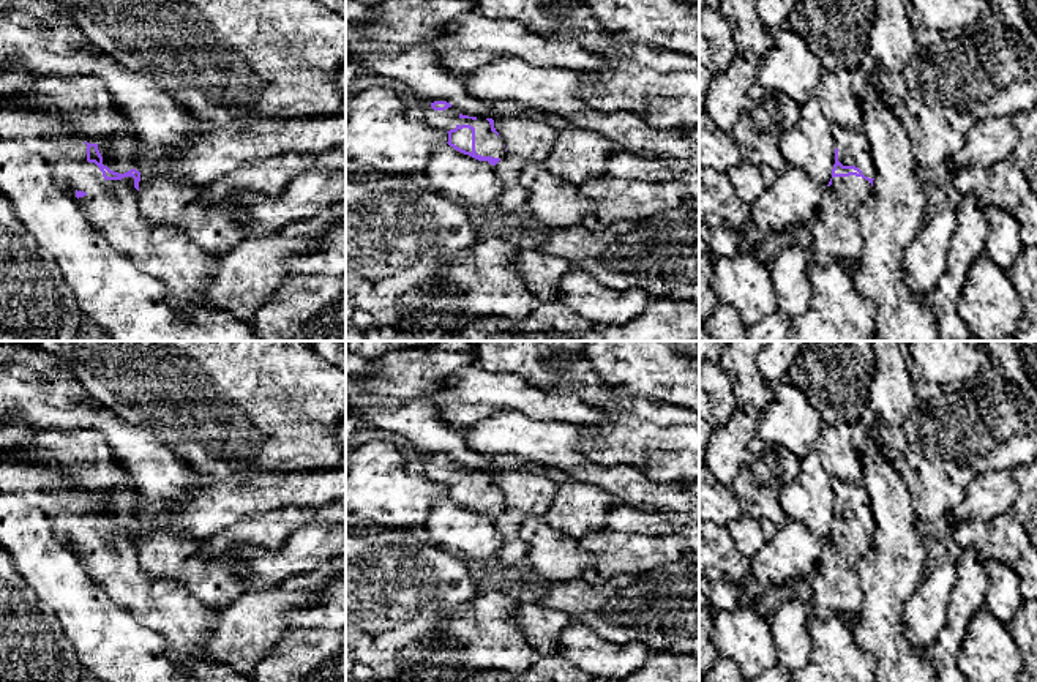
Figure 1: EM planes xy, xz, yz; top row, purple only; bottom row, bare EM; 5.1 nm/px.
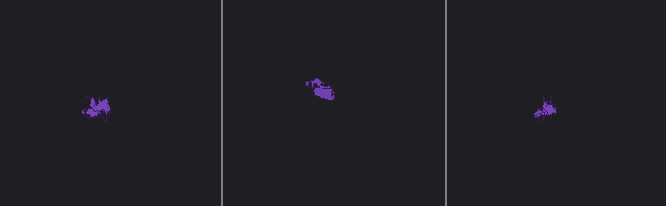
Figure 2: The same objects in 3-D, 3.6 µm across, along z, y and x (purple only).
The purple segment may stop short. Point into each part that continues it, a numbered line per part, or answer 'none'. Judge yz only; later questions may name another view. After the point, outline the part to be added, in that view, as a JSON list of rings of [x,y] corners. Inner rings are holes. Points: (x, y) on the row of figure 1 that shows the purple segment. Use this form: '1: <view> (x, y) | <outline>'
1: yz (853, 146) | [[[833,128],[833,137],[838,148],[838,161],[843,166],[855,166],[865,177],[876,177],[871,148],[862,128]]]
2: yz (835, 231) | [[[833,177],[822,191],[816,218],[808,224],[813,235],[810,257],[830,265],[846,260],[859,268],[863,238],[859,229],[857,210],[871,193],[871,183],[862,177]]]

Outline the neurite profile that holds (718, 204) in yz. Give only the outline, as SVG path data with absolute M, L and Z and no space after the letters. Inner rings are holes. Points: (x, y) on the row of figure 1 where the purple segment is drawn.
M699 166L699 223L726 226L739 234L753 223L751 204L743 202L723 172Z

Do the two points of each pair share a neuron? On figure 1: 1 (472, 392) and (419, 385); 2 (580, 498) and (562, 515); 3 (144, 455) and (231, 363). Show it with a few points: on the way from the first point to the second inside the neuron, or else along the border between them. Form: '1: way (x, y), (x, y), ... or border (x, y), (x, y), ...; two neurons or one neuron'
1: border (471, 365), (463, 365), (452, 371), (441, 387); two neurons
2: way (575, 502), (567, 510); one neuron
3: border (127, 422), (136, 427), (147, 427), (188, 461); two neurons

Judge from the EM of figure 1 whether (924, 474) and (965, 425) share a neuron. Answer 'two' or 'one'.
one

